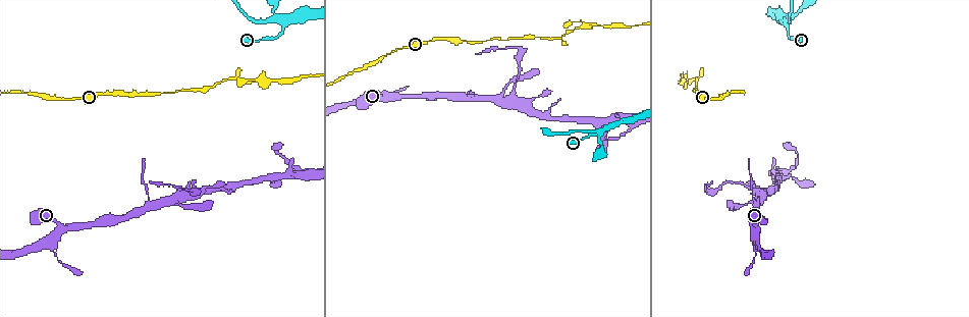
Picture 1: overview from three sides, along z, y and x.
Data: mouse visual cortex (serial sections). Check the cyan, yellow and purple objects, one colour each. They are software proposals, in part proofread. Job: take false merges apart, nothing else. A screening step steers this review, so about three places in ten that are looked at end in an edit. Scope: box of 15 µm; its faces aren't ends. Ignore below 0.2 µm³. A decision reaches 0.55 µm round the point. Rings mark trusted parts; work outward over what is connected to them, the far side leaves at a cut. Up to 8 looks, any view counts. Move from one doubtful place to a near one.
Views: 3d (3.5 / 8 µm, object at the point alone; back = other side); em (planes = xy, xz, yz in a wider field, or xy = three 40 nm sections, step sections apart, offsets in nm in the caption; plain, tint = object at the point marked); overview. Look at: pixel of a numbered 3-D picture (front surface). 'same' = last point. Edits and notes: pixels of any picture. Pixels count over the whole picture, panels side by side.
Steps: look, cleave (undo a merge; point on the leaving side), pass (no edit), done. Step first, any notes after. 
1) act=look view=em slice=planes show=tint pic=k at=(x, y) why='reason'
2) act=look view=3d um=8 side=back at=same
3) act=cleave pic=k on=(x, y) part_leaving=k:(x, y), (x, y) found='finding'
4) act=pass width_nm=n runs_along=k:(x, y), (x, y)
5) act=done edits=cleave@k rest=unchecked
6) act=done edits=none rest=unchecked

act=look view=3d um=3.5 pic=1 at=(785, 21) why='thick turns thin'

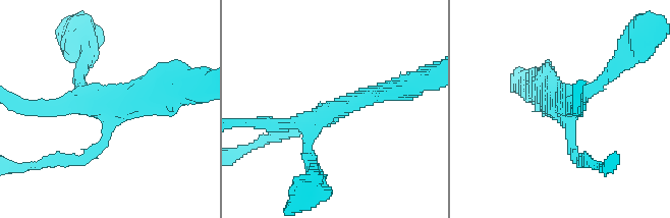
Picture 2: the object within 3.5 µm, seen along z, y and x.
act=look view=em slice=xy step=1 show=tint pic=2 at=(569, 111)

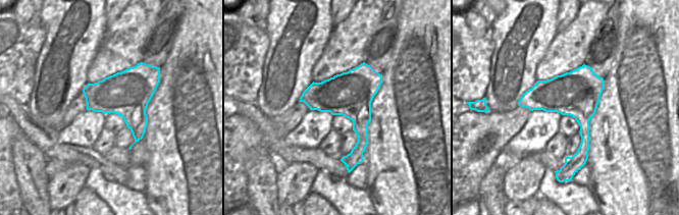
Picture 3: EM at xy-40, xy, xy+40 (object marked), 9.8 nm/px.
act=pass runs_along=2:(581, 161), (571, 145), (569, 104), (611, 73) found='one cell here'

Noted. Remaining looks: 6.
act=look view=3d um=8 pic=1 at=(696, 84) why='narrows sharply'

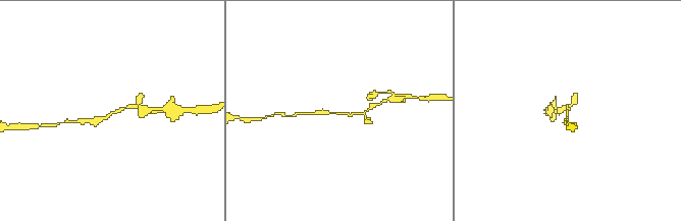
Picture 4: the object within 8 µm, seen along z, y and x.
act=look view=em slice=xy step=3 show=tint pic=4 at=(565, 120) arm_widths_nm=150,150 why='need the tissue'

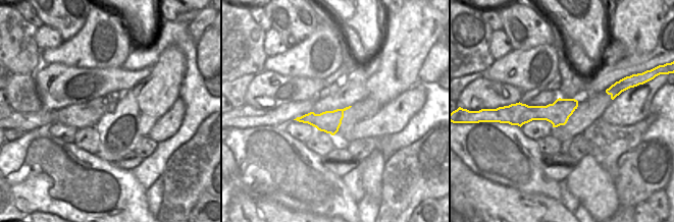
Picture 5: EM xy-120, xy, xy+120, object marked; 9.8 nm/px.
act=pass runs_along=5:(575, 103), (559, 112), (512, 107) found='one cell here'

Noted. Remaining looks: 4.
act=look view=3d um=3.5 side=back pic=1 at=(688, 81) why='calibre changes'

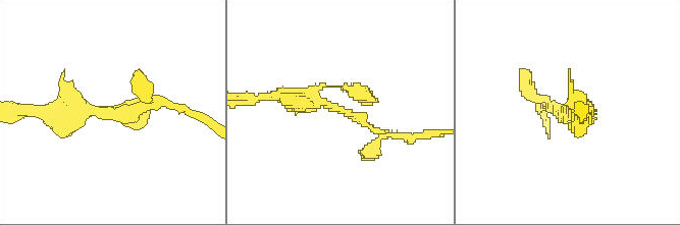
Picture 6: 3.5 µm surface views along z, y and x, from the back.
act=look view=em slice=xy step=2 show=tint pic=6 at=(569, 113)

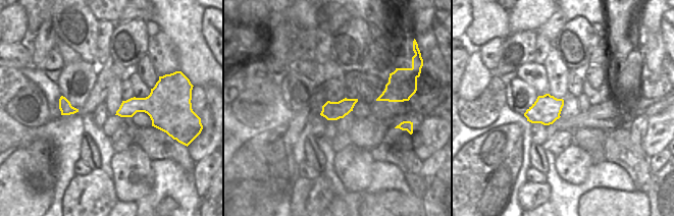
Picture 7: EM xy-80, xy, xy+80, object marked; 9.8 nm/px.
act=pass runs_along=6:(396, 135), (323, 102), (273, 97) found='one cell here'

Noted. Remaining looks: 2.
act=done edits=none rest=unchecked

